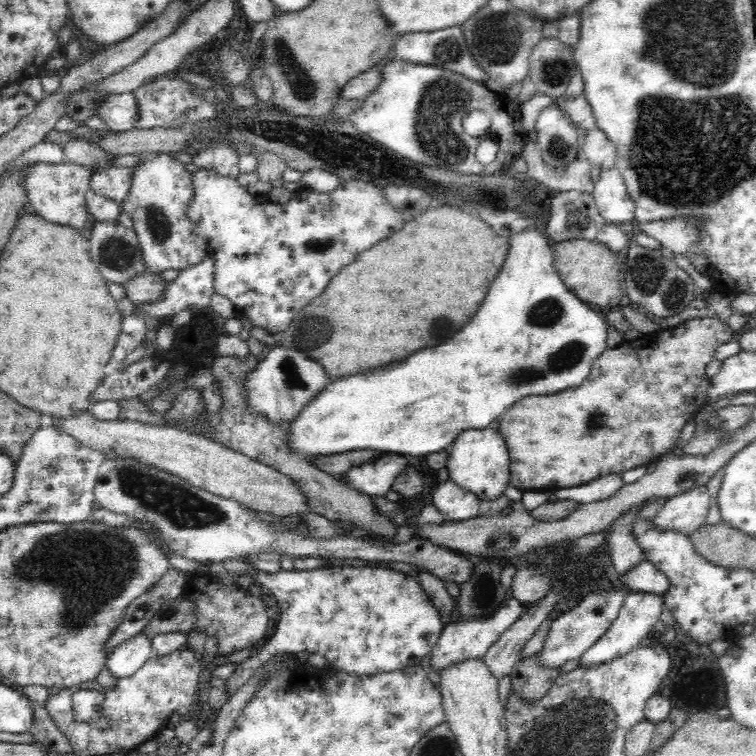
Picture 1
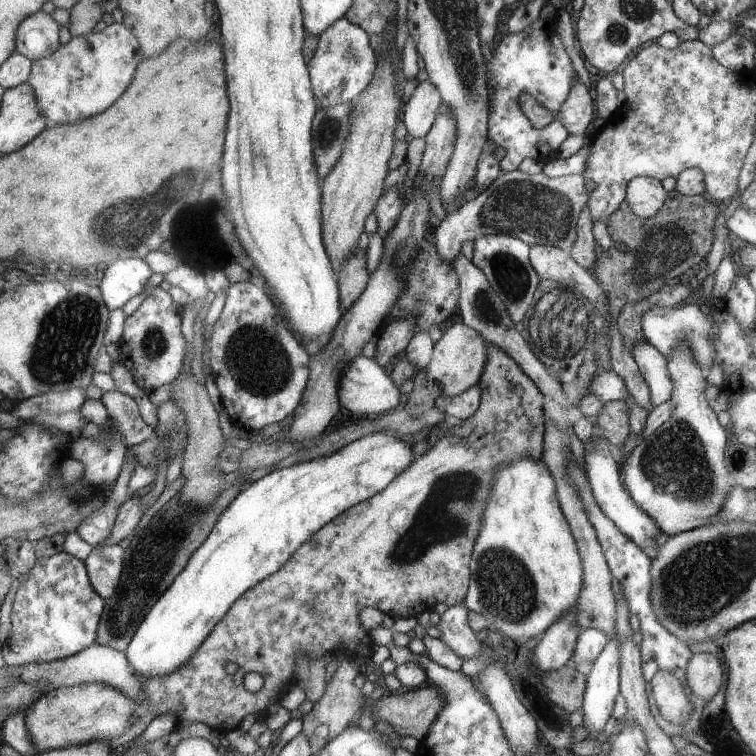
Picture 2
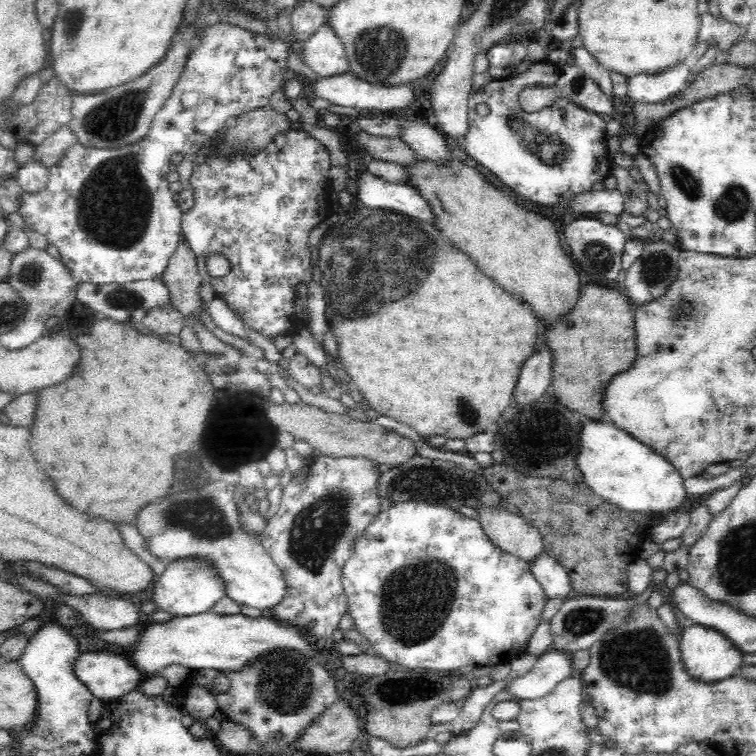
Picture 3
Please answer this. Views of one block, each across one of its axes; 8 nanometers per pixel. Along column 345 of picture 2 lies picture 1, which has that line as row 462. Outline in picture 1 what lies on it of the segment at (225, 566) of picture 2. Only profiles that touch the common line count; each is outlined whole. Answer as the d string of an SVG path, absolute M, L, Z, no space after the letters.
M496 428L461 431L460 436L449 447L446 456L448 477L462 489L473 493L481 501L494 500L502 496L510 479L510 456L506 442Z

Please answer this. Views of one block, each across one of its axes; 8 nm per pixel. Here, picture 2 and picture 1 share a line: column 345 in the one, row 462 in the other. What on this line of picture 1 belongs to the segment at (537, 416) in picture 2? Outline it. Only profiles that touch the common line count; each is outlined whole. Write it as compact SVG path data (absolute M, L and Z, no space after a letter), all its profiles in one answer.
M696 318L690 319L690 322L684 322L682 326L673 327L670 330L656 330L646 333L631 341L624 340L620 348L614 350L606 349L594 362L588 378L584 380L582 386L571 387L570 390L564 390L554 396L532 396L532 398L522 398L518 400L512 408L506 410L498 419L496 428L506 442L509 448L510 456L510 479L509 485L518 490L525 491L555 491L564 488L573 488L580 486L591 480L600 478L604 474L623 474L632 468L640 466L647 467L651 463L658 462L666 454L675 448L675 444L686 424L686 420L693 419L694 415L706 404L708 404L709 379L705 376L705 366L713 359L718 345L724 345L731 340L733 335L732 329L726 321L718 318Z

